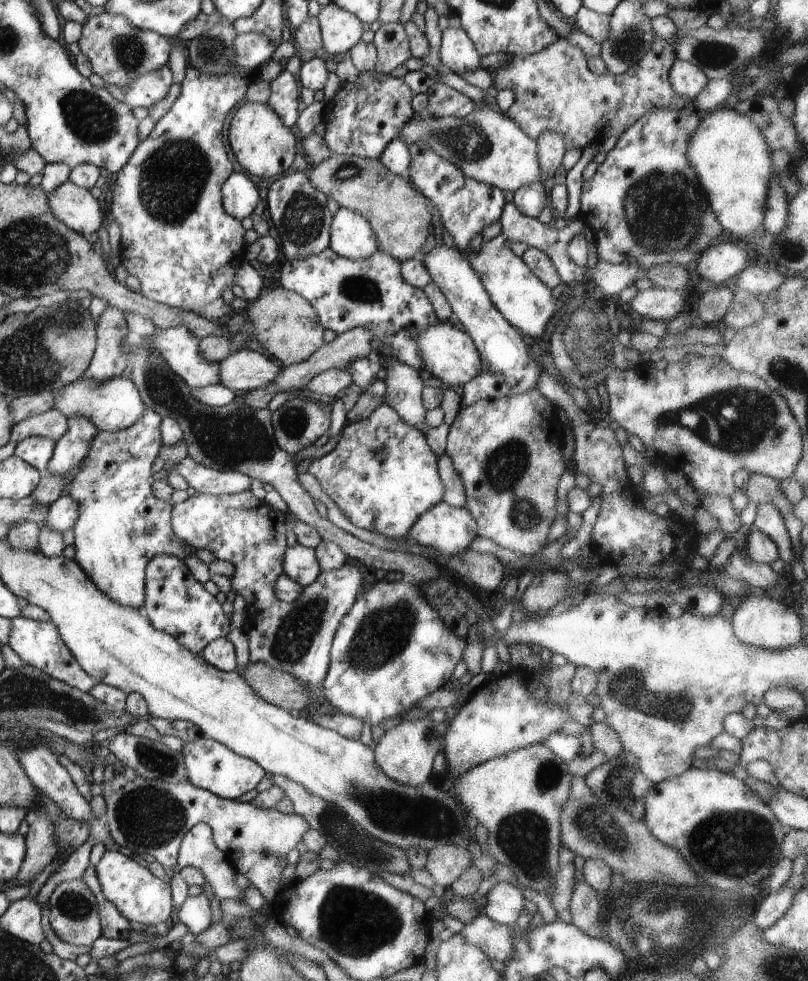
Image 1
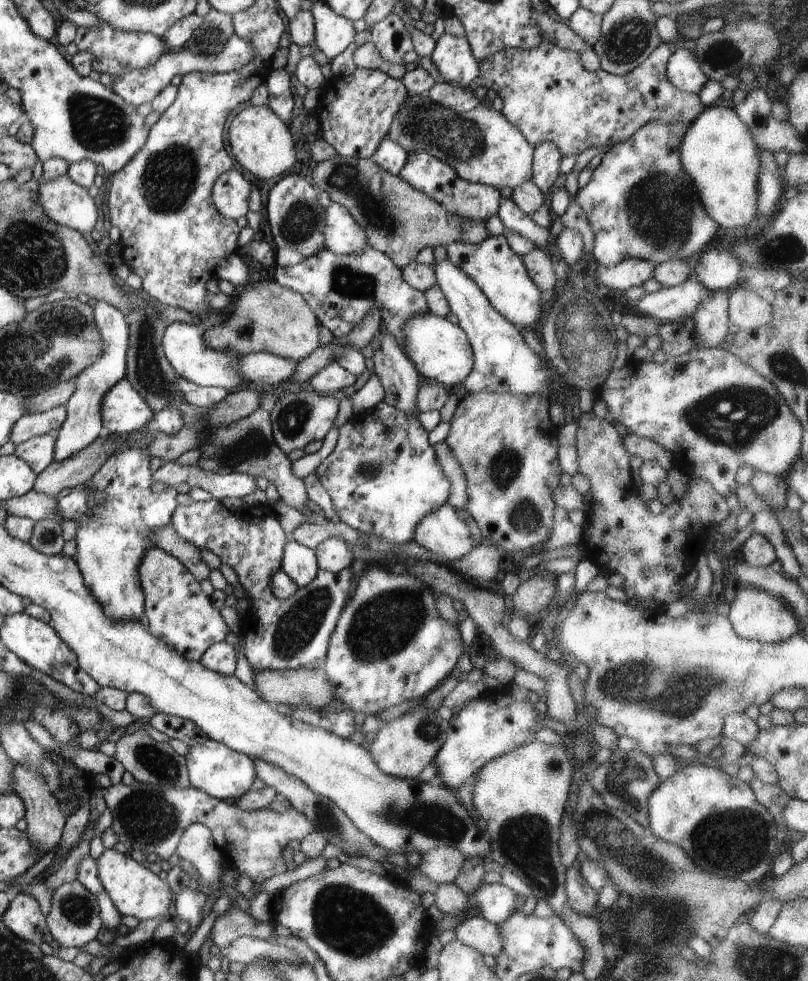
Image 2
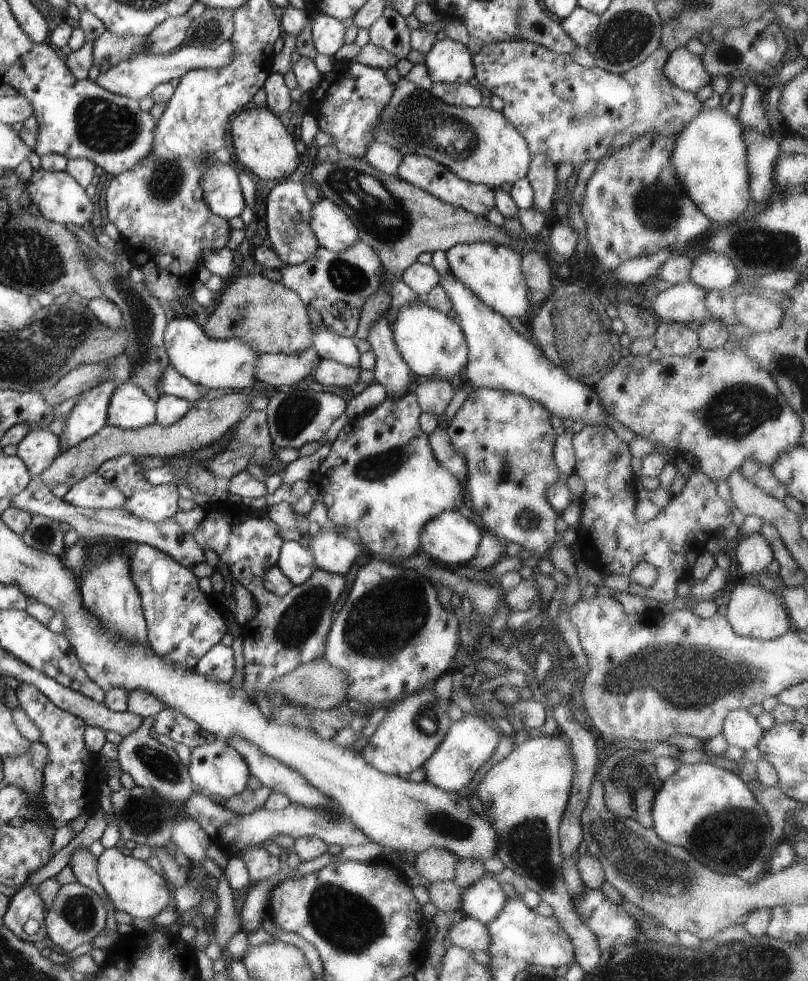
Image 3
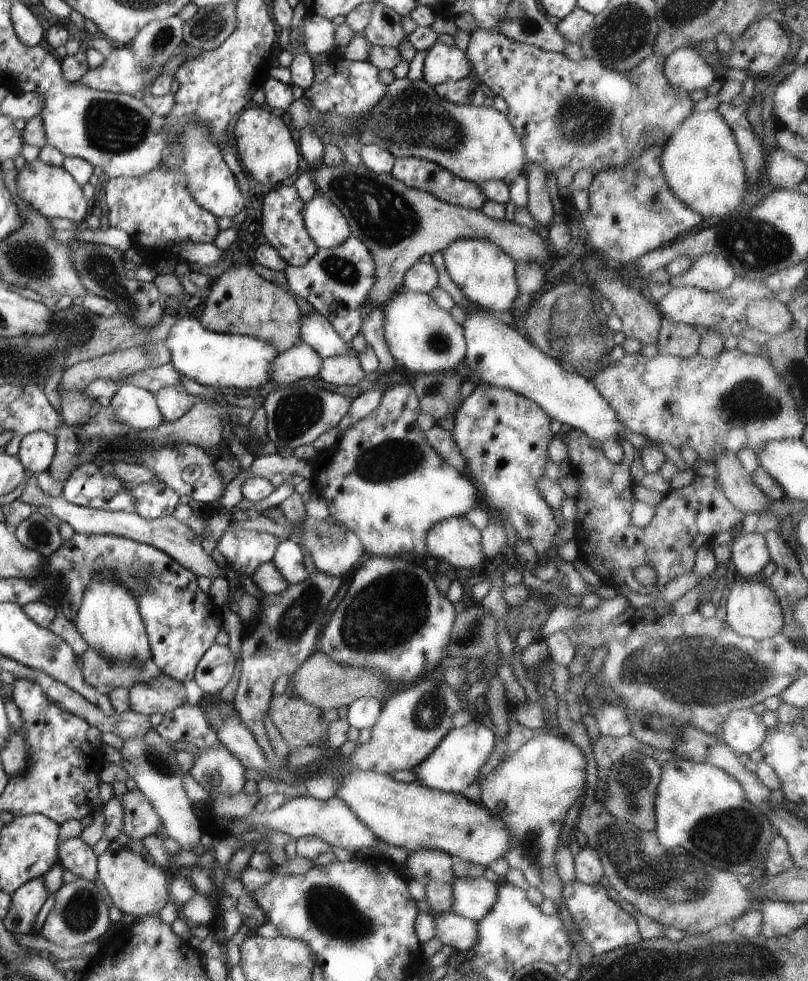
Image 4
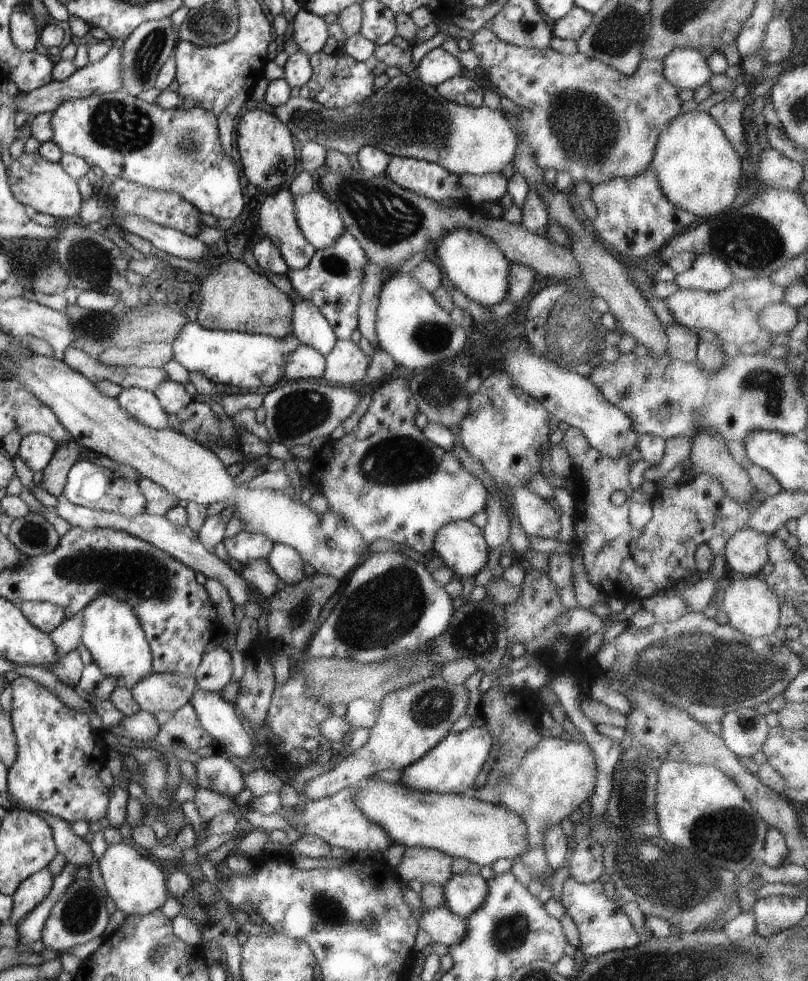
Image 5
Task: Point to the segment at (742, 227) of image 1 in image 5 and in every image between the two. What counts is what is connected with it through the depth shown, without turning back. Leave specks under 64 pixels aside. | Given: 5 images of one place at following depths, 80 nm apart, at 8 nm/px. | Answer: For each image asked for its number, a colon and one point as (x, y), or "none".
2: (718, 152)
3: (710, 159)
4: (701, 162)
5: (697, 167)

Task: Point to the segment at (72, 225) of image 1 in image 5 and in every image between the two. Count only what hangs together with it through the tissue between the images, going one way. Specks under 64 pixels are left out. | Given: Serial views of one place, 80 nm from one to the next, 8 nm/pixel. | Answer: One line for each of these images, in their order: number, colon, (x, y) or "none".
2: (70, 205)
3: (60, 199)
4: (51, 190)
5: (46, 187)

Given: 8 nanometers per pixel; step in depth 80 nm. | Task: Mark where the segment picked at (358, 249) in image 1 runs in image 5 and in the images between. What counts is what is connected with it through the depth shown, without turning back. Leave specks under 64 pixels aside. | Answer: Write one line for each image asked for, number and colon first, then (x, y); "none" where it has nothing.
2: (343, 235)
3: (335, 231)
4: (326, 225)
5: (318, 218)

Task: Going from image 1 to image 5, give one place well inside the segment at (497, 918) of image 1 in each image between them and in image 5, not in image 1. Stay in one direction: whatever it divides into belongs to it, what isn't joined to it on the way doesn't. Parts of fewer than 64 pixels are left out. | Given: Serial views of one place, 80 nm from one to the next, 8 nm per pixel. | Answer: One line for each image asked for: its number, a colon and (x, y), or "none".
2: (495, 902)
3: (484, 900)
4: (474, 897)
5: (463, 895)

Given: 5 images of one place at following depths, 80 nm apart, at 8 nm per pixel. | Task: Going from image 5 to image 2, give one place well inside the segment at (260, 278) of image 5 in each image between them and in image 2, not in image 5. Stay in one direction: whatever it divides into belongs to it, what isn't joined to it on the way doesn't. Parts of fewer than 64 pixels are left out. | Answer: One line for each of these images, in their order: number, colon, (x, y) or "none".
2: (267, 318)
3: (270, 318)
4: (241, 302)

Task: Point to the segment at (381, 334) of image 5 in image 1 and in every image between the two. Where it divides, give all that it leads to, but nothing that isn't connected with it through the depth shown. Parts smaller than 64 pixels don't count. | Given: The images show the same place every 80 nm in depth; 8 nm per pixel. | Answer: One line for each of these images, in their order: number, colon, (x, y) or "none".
1: (449, 354)
2: (440, 350)
3: (432, 344)
4: (424, 338)

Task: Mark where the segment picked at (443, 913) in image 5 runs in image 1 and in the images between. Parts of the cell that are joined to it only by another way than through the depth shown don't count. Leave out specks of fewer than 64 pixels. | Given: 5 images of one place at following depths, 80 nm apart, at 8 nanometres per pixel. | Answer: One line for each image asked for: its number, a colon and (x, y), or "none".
1: (495, 940)
2: (478, 933)
3: (471, 934)
4: (453, 930)

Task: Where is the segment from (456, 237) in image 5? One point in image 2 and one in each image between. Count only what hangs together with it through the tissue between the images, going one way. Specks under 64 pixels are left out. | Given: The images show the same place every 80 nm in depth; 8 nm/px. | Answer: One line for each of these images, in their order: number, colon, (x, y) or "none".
2: (492, 264)
3: (493, 272)
4: (486, 275)

